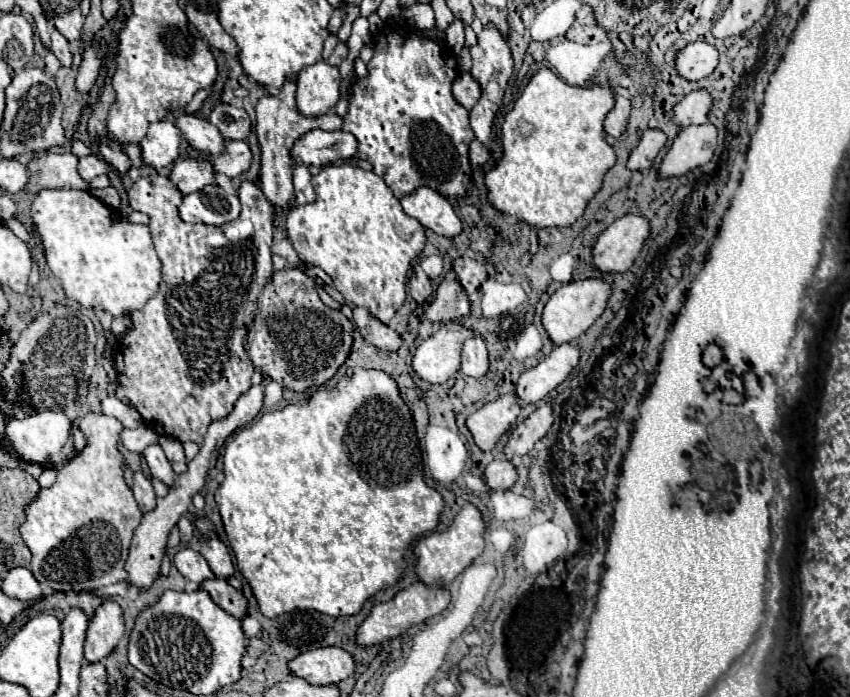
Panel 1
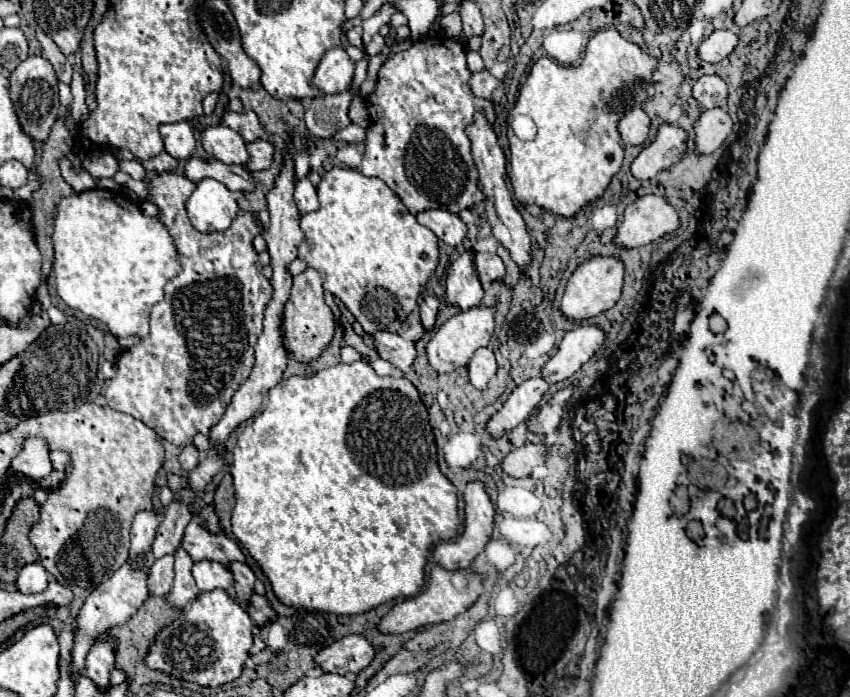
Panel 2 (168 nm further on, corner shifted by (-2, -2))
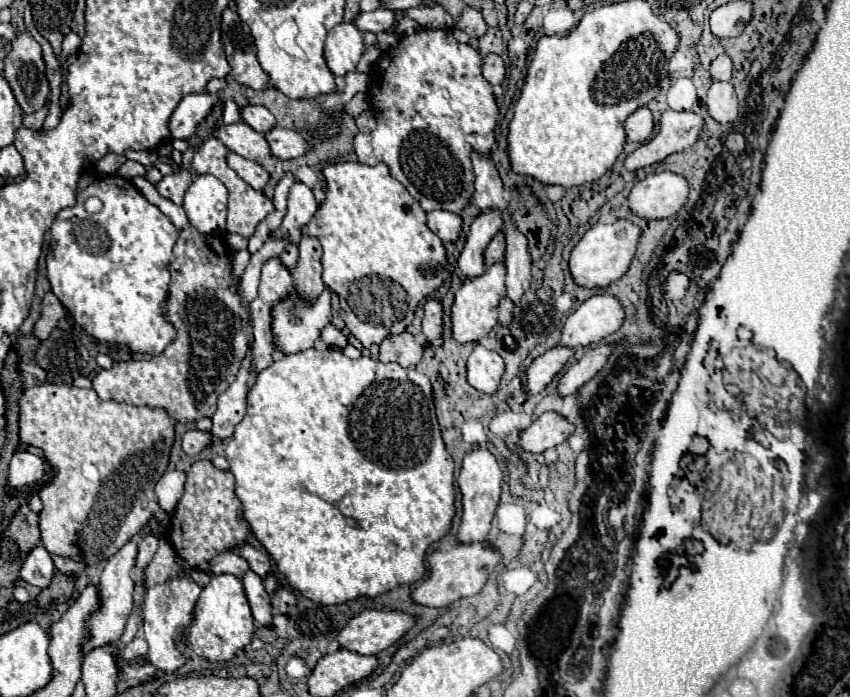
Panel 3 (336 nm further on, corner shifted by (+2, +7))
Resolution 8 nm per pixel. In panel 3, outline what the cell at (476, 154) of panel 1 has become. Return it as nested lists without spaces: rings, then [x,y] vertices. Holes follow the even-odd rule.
[[[503,298],[503,302],[499,304],[499,322],[503,326],[511,324],[511,316],[513,316],[513,302],[509,298]]]

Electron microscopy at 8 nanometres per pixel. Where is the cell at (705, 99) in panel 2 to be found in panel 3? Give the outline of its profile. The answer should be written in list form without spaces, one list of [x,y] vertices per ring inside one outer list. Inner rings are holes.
[[[719,54],[711,62],[713,80],[731,80],[731,70],[733,70],[733,62],[731,62],[731,58],[727,54]]]

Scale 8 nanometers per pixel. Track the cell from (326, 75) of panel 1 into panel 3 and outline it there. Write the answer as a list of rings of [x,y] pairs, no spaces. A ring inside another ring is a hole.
[[[341,22],[329,30],[325,42],[325,58],[335,76],[345,76],[347,72],[353,72],[363,52],[363,32],[357,28],[355,22]]]

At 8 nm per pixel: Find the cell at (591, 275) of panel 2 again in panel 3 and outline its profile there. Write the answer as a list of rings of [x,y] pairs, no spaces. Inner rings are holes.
[[[619,218],[609,224],[607,222],[593,224],[571,252],[569,270],[575,278],[575,282],[581,286],[587,286],[587,288],[607,288],[609,284],[619,280],[627,272],[627,268],[633,260],[639,238],[641,238],[641,228],[625,218]]]

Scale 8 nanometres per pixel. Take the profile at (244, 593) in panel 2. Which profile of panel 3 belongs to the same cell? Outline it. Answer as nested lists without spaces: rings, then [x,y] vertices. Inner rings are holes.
[[[249,570],[243,576],[243,586],[245,586],[247,598],[249,598],[251,610],[253,610],[253,618],[261,626],[271,626],[271,620],[273,620],[273,614],[271,614],[271,596],[265,592],[263,580],[253,570]]]

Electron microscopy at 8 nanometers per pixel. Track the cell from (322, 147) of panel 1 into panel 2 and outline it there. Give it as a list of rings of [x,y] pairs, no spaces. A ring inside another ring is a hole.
[[[349,125],[349,127],[343,127],[343,131],[337,131],[333,139],[345,141],[345,143],[351,143],[351,145],[359,145],[359,143],[365,141],[365,129],[359,127],[359,125]]]

